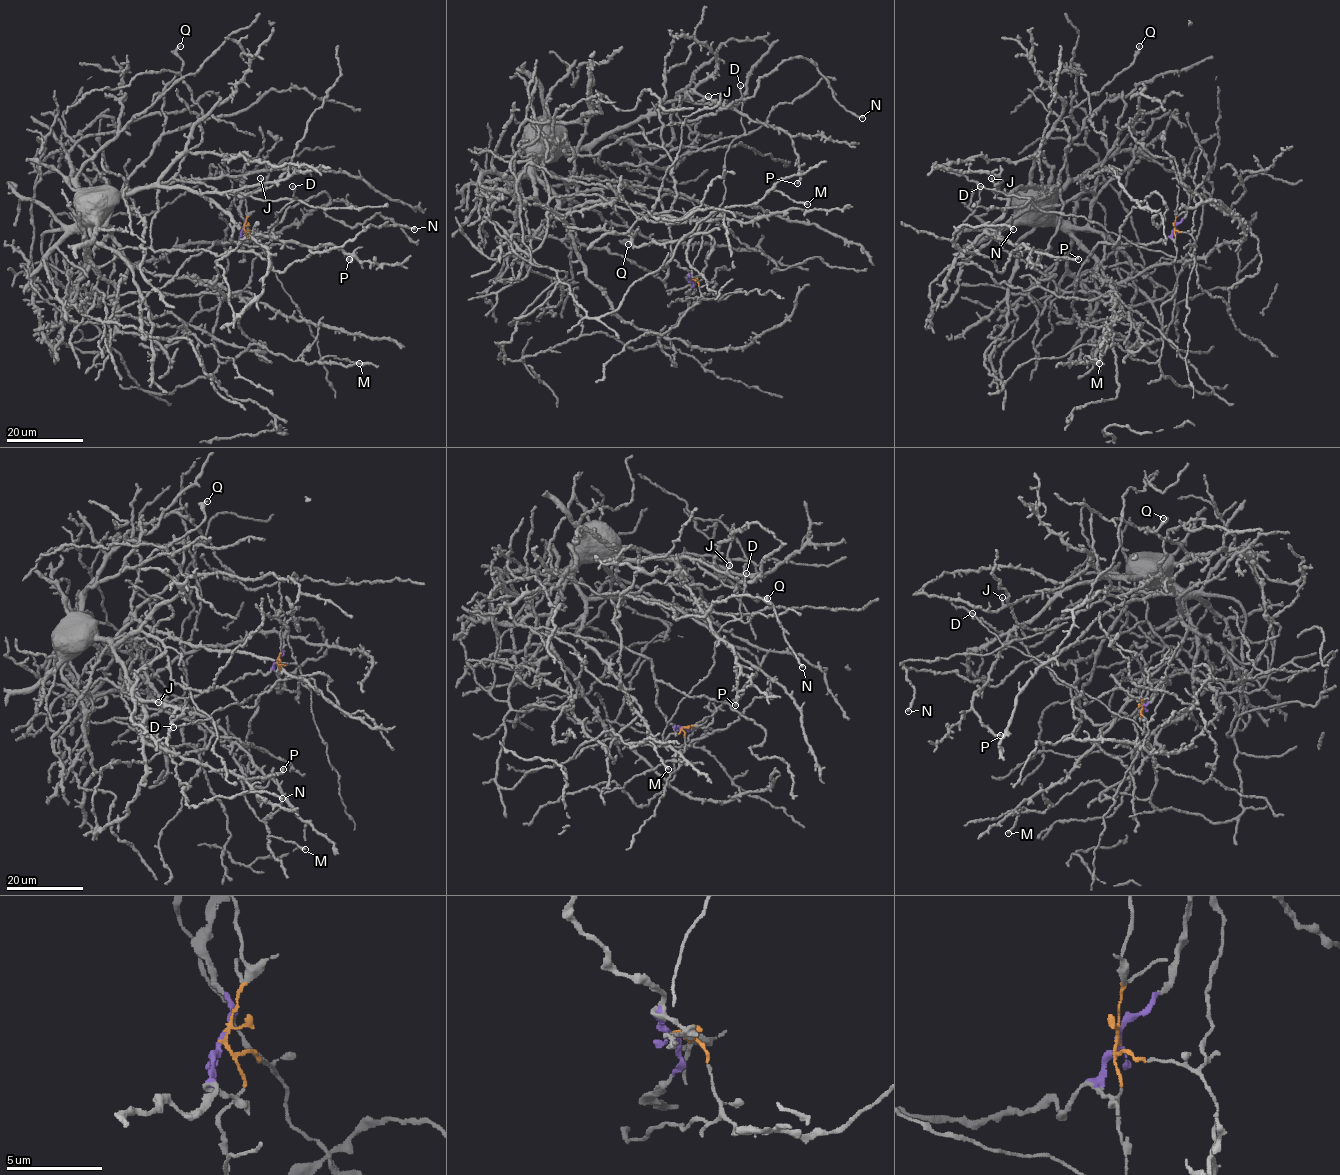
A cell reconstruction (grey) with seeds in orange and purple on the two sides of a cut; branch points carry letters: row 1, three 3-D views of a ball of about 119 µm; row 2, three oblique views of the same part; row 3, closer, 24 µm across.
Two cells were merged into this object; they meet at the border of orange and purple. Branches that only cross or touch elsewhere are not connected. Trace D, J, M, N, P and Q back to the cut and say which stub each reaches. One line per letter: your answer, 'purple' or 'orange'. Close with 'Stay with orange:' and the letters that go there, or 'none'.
D: orange
J: purple
M: purple
N: purple
P: purple
Q: purple
Stay with orange: D

